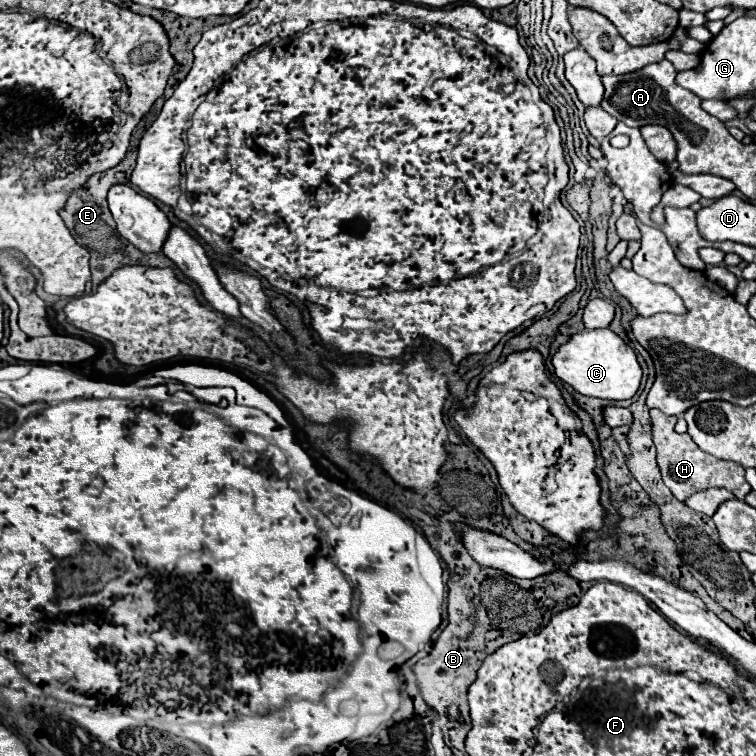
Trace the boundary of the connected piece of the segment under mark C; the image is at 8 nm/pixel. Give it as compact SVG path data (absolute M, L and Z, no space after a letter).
M610 328L582 330L574 334L564 346L558 348L552 358L552 366L562 382L570 384L580 394L594 398L630 400L638 392L642 380L642 368L634 350Z

